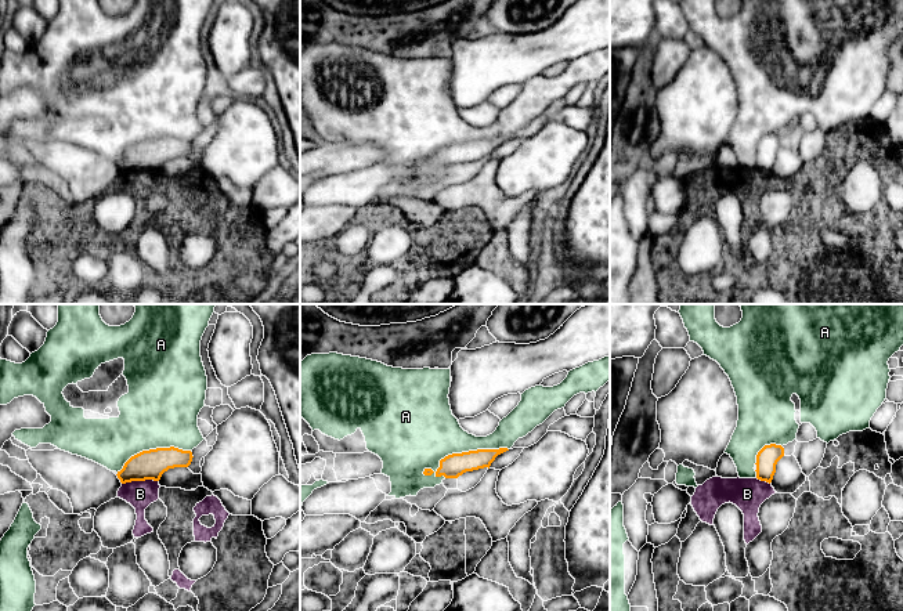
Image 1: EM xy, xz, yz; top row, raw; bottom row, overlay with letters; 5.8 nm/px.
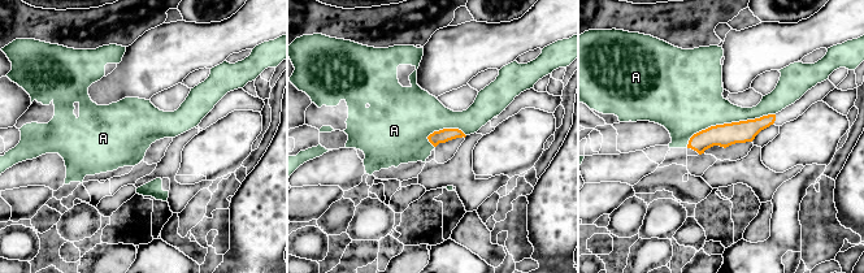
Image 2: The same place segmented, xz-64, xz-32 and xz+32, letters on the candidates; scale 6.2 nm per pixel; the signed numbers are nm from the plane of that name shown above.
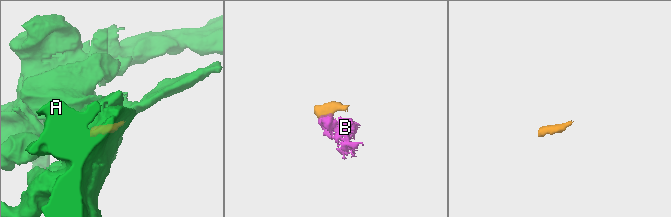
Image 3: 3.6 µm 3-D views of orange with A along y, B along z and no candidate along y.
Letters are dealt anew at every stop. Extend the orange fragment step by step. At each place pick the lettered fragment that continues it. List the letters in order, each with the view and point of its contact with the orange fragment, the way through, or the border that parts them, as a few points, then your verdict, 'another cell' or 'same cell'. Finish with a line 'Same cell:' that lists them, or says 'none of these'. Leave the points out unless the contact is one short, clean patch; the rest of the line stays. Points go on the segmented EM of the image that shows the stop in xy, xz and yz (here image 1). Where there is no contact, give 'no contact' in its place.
A: meets orange in xz at (462, 452); another cell
B: meets orange in xy at (140, 480); border along xy (158, 480), (132, 480), (122, 484); another cell
Same cell: none of these

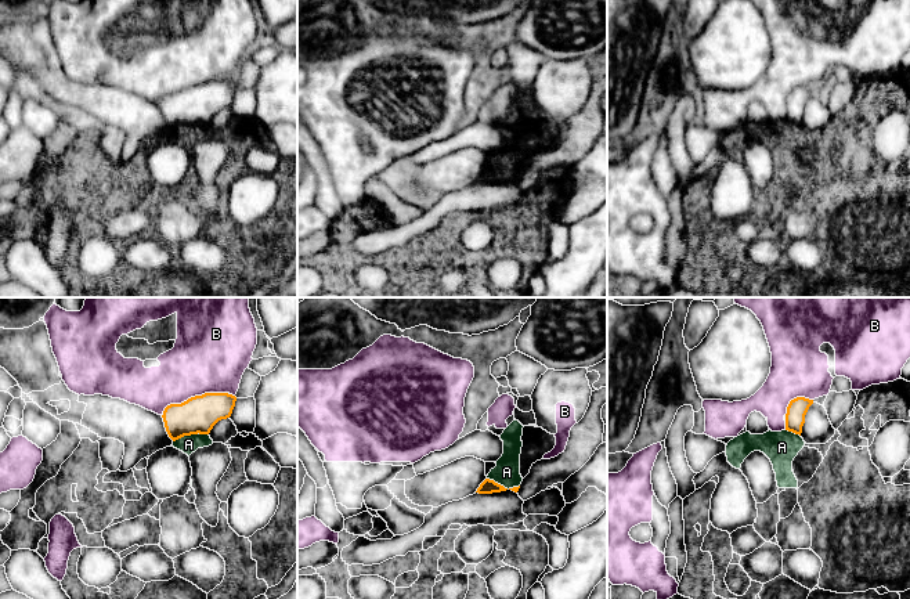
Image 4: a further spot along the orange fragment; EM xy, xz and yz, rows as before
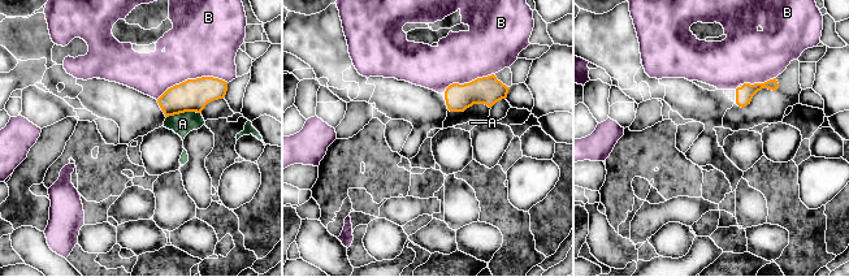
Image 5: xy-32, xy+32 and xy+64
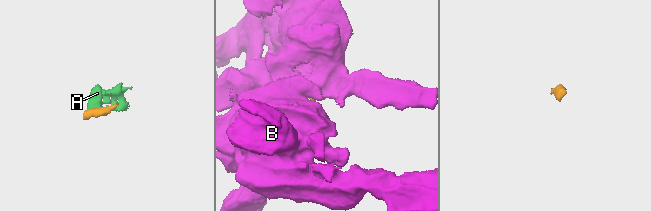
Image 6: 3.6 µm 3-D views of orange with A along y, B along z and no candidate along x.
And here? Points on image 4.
A: meets orange in xy at (190, 435); border along xy (208, 433), (184, 435), (173, 441); another cell
B: meets orange in xy at (192, 397); another cell
Same cell: none of these

